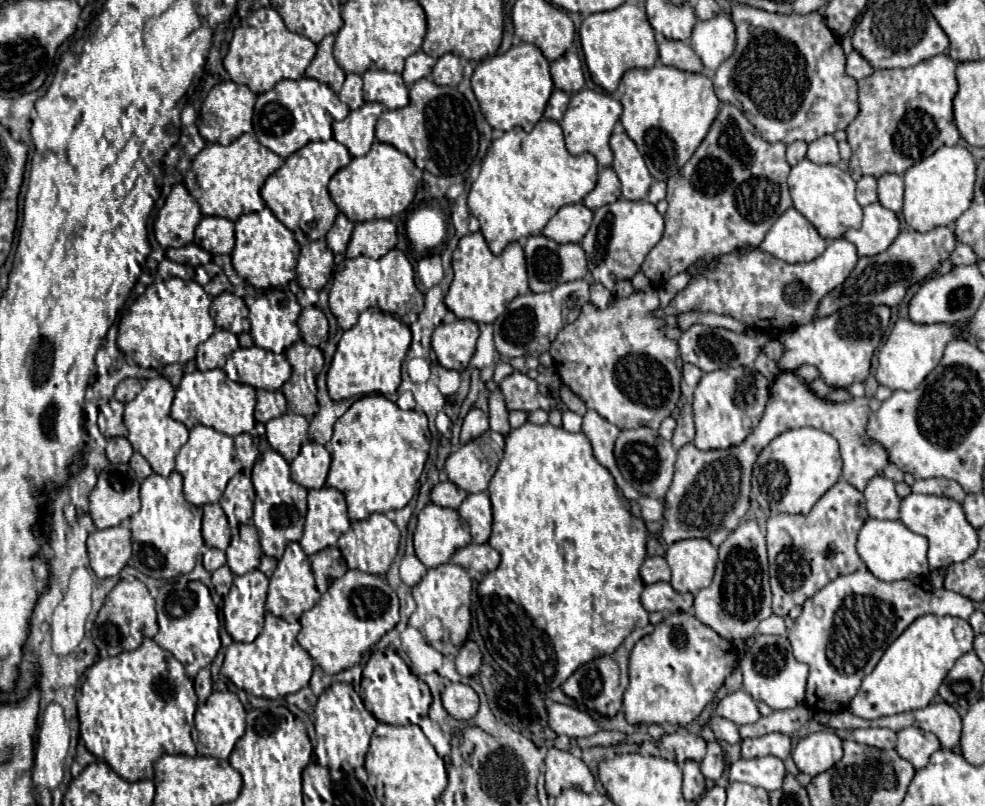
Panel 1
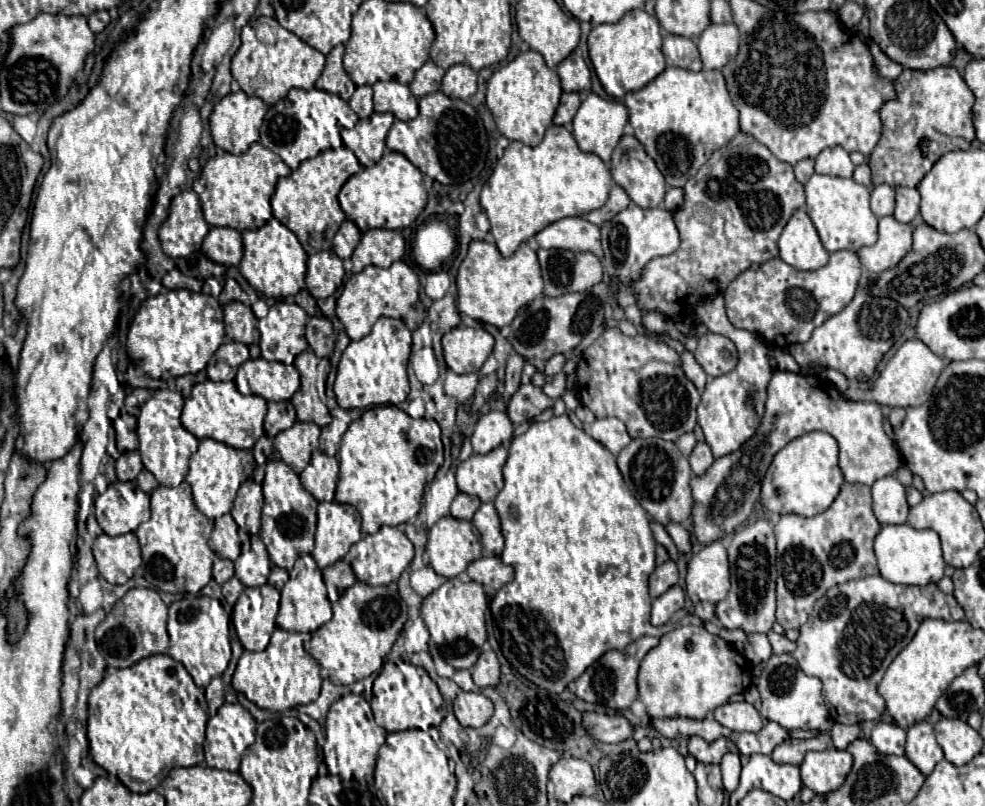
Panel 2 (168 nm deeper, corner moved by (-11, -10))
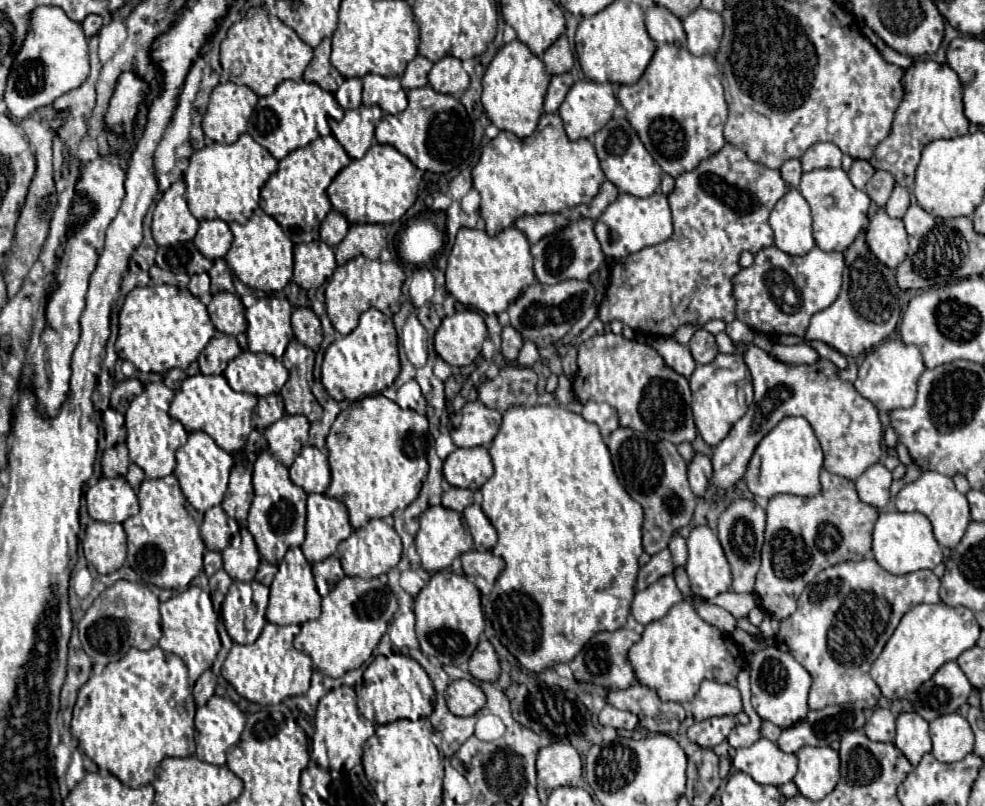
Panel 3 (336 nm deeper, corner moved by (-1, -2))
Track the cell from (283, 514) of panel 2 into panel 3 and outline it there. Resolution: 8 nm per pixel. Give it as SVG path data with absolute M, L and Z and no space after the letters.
M261 452L253 470L255 498L247 518L247 530L257 542L257 550L263 560L279 564L291 546L301 546L305 540L305 502L307 494L303 488L291 482L289 470L277 462L269 452Z

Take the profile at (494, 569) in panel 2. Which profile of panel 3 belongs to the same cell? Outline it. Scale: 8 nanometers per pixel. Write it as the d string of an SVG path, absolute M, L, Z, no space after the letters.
M477 550L461 554L461 564L463 564L465 576L474 579L475 585L483 595L489 594L505 566L503 558L491 552L477 552Z

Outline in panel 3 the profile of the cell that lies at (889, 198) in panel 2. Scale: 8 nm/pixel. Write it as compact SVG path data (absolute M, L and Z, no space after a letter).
M877 170L877 172L873 174L873 178L867 182L865 192L867 192L867 196L869 196L879 208L883 208L883 206L887 204L887 200L889 200L889 194L893 192L893 186L895 186L893 176L891 176L889 172Z

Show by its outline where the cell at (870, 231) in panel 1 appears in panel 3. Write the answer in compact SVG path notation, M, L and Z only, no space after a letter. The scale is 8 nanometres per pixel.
M879 208L865 228L865 244L873 256L889 268L895 268L909 248L903 220L891 218L883 208Z

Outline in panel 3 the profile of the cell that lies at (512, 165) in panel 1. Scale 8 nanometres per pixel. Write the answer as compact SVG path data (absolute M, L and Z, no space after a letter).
M543 114L537 130L525 140L519 140L511 132L499 132L499 136L483 148L481 160L473 168L473 188L477 188L481 194L479 214L485 220L485 232L489 236L497 236L505 228L513 226L517 218L527 214L563 212L579 204L589 204L595 198L601 182L605 182L605 174L597 162L593 144L585 138L571 142L559 114Z

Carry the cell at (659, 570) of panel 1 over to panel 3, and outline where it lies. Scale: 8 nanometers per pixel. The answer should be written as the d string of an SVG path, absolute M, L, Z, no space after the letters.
M661 550L657 554L651 556L651 560L639 568L639 576L637 576L637 590L645 590L649 584L653 584L655 580L659 580L661 576L673 574L673 560L669 550Z

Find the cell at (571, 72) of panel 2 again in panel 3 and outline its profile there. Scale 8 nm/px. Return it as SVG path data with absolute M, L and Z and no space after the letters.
M561 36L553 46L549 46L549 50L545 50L543 64L549 74L565 74L573 70L575 58L565 36Z

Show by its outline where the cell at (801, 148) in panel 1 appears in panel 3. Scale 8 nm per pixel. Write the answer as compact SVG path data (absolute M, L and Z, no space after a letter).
M791 158L787 160L783 166L781 166L781 176L785 178L785 182L791 186L791 188L797 188L799 186L799 180L801 180L801 162L797 158Z

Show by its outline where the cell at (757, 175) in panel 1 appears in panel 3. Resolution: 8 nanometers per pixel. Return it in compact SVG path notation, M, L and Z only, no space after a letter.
M727 142L719 152L703 160L695 170L685 172L677 178L675 190L673 194L669 194L669 206L675 224L673 236L657 246L651 246L649 250L641 250L641 256L629 254L613 262L611 280L607 282L607 292L601 302L599 318L603 322L621 320L639 334L655 334L655 336L671 336L677 330L677 326L685 322L691 322L695 326L705 324L707 320L733 322L735 300L731 292L731 278L741 270L739 254L743 250L757 254L759 250L773 246L773 230L767 218L777 200L785 196L787 190L789 186L781 178L779 170L751 162L741 148Z

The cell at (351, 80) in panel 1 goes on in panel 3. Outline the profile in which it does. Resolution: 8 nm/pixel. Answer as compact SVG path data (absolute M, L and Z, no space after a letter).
M347 78L339 90L335 92L337 102L345 108L345 110L353 110L361 106L361 80L359 78Z

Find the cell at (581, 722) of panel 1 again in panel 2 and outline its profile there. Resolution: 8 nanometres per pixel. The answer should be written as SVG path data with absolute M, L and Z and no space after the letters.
M585 712L583 724L589 728L589 734L601 742L623 742L633 738L635 732L635 726L623 714Z

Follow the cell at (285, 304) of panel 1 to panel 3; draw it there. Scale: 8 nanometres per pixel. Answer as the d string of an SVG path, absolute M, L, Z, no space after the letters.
M267 296L257 300L255 306L247 308L247 342L251 352L265 352L281 358L289 340L293 306L287 298Z

